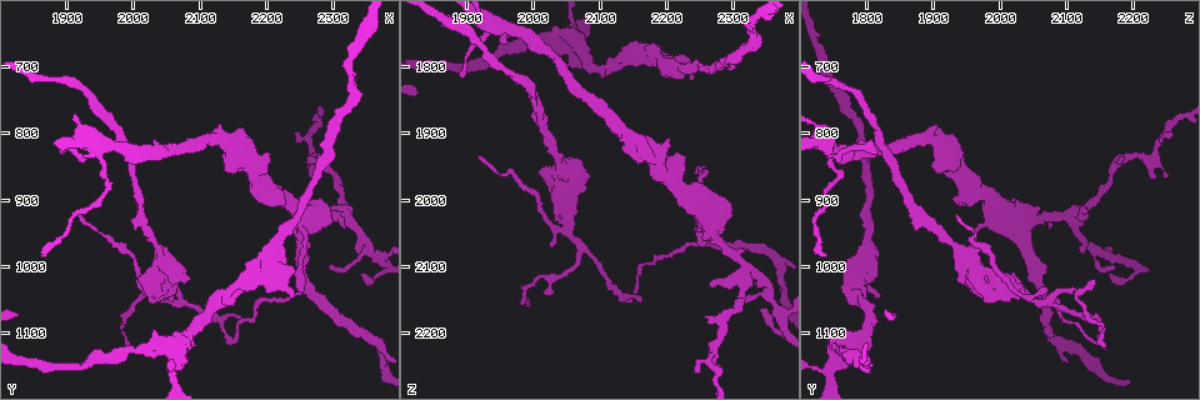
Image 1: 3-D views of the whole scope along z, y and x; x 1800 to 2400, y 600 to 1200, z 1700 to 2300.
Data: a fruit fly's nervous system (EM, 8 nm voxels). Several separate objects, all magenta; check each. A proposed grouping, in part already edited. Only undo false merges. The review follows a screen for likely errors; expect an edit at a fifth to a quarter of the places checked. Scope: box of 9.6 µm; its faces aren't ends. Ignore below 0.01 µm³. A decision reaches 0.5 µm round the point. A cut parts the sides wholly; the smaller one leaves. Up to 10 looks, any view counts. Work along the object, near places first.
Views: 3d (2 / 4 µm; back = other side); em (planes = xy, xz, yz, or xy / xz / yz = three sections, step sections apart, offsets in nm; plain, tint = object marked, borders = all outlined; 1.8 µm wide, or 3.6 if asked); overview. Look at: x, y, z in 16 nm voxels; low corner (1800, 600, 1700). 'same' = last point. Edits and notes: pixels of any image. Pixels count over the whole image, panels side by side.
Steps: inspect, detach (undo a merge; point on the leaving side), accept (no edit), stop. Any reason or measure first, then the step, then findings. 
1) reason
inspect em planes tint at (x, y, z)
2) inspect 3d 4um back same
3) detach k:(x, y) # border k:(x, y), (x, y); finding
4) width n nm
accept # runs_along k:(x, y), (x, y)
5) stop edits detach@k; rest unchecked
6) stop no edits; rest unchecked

two arms at a narrow angle
inspect 3d 2um at (1950, 830, 1745)

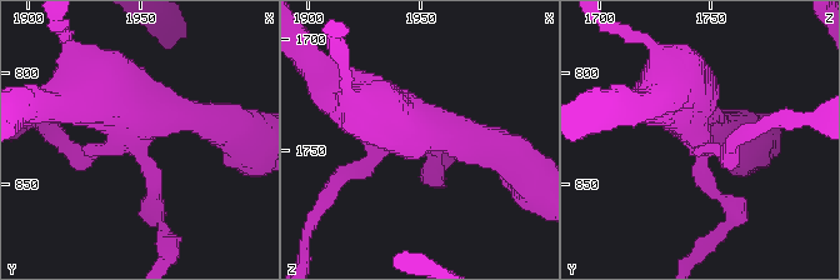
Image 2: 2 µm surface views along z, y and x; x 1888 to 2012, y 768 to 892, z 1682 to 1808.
shape alone is not enough
inspect em planes tint at (1948, 826, 1744)

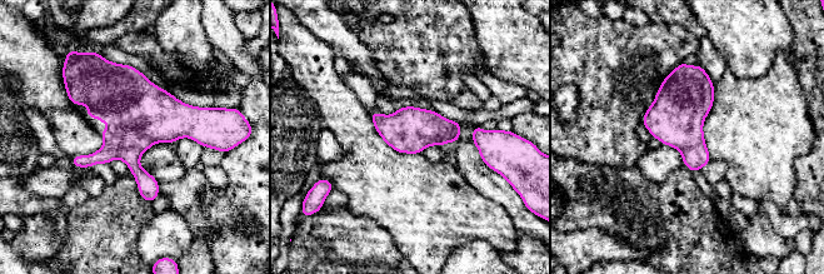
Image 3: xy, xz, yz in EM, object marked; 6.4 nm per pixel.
accept # all the same cell

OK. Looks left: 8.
thick turns thin
inspect em planes tint at (2170, 840, 1925)

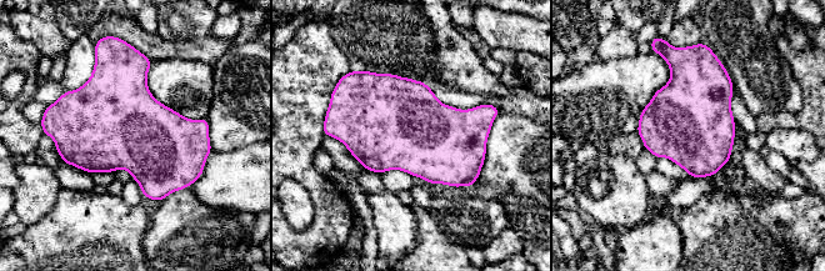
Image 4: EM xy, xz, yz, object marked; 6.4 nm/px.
accept # all the same cell

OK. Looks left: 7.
four or more arms meet
inspect 3d 4um back at (2320, 925, 2110)

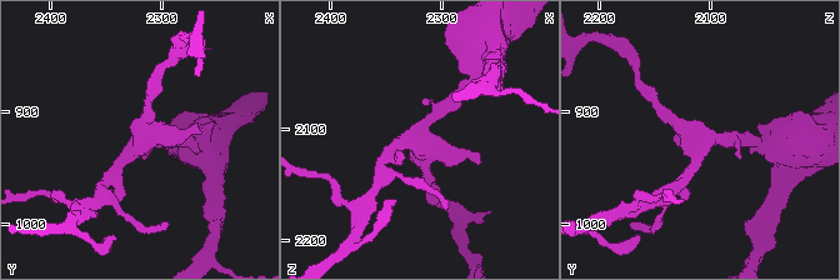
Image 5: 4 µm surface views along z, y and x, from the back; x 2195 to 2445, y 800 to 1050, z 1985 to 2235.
arms 4; shape alone is not enough
inspect em planes tint at (2320, 926, 2104)

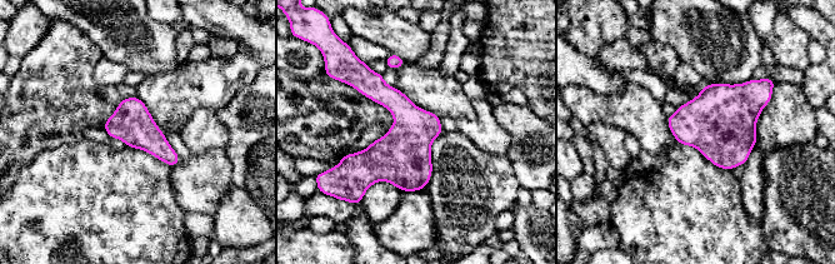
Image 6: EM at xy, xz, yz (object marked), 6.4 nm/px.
accept # one cell here

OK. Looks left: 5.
inspect em planes tint at (2055, 1050, 2055)

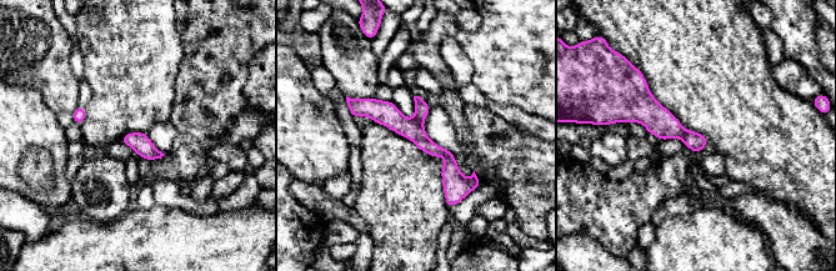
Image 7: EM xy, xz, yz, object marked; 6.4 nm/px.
detach 7:(421, 109) # a second cell is stuck on

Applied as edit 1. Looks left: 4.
stop edits detach@7; rest unchecked

